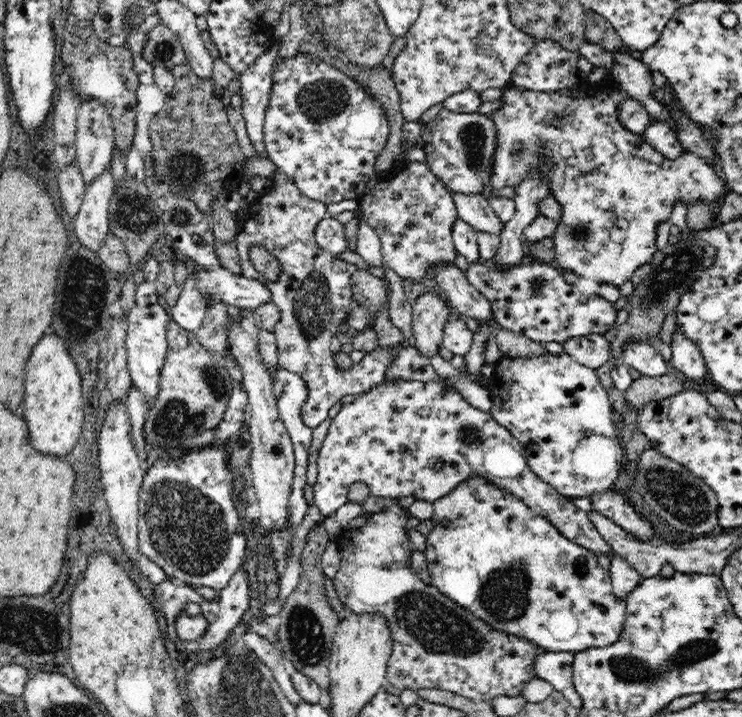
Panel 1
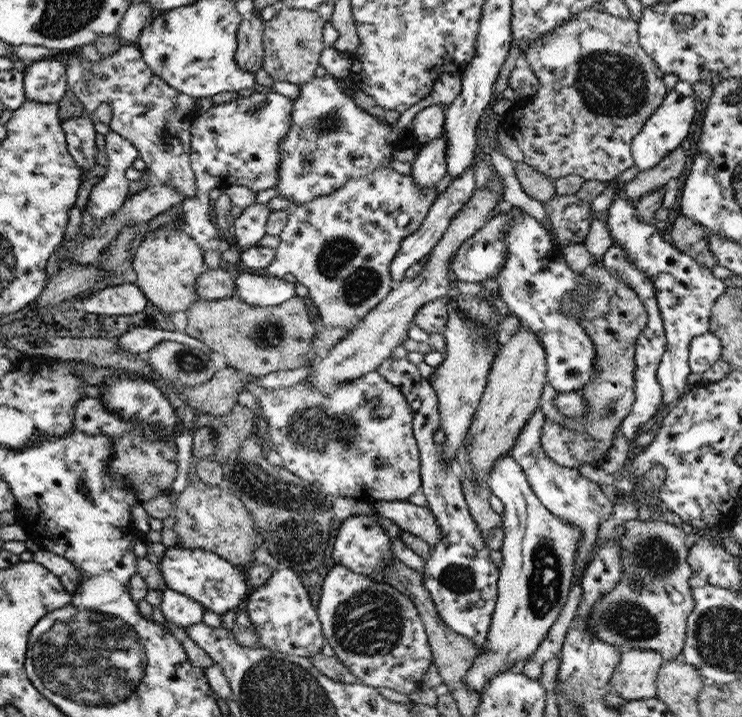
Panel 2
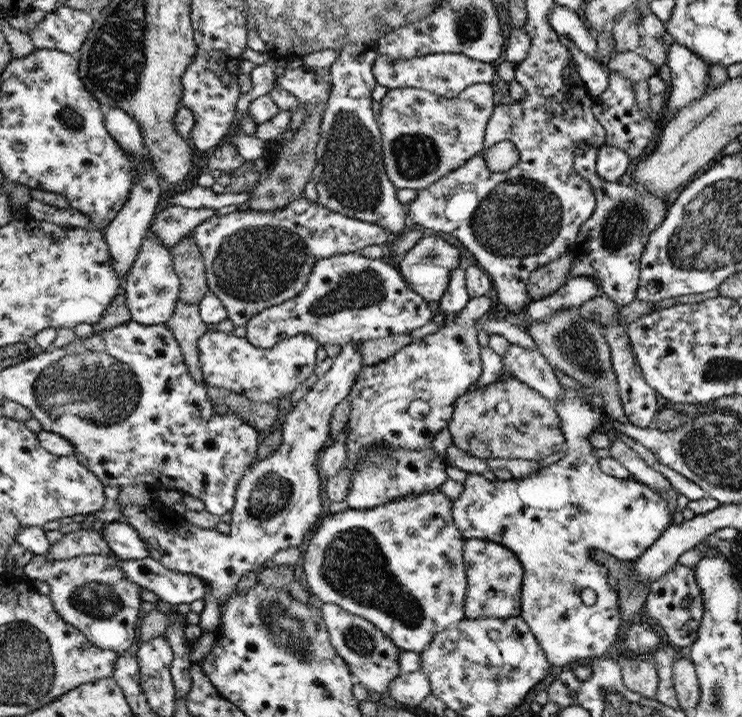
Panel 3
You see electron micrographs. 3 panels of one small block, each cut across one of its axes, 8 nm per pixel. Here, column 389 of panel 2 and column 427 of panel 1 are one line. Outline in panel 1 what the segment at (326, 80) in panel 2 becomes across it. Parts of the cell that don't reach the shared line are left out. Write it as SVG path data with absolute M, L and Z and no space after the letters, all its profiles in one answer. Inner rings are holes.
M442 109L437 118L423 126L421 150L426 153L426 163L430 171L439 179L439 182L448 190L466 196L482 195L491 182L493 172L492 160L497 148L497 131L491 115L452 112Z

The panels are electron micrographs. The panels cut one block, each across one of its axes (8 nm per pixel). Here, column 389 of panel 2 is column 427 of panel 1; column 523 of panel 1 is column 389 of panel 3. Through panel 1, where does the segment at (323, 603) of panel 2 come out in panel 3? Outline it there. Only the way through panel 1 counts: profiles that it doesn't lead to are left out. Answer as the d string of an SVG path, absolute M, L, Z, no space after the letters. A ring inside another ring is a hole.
M325 603L321 609L325 626L329 632L330 642L338 655L346 662L355 682L362 684L368 691L385 695L394 682L403 674L399 666L401 650L390 638L386 637L368 620L345 612L333 603Z

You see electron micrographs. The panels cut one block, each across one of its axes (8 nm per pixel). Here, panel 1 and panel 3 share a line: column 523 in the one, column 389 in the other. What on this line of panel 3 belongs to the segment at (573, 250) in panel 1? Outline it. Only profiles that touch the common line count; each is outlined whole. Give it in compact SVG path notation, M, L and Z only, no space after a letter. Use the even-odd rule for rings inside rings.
M488 83L468 85L458 96L444 98L418 87L388 89L377 117L386 175L398 189L427 189L483 151L489 119L497 106Z

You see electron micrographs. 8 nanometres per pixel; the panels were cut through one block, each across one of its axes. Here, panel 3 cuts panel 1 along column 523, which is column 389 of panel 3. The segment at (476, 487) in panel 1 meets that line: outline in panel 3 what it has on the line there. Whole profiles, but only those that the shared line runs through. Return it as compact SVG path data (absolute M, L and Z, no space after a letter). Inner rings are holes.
M440 489L424 491L424 493L404 495L374 508L347 509L342 512L327 513L322 516L317 528L308 540L304 552L304 572L309 593L316 595L323 603L333 603L349 614L360 616L374 624L386 637L390 638L401 651L422 653L432 642L438 632L458 625L465 616L465 597L467 594L467 574L463 561L465 538L455 525L452 508L454 500L448 498Z

